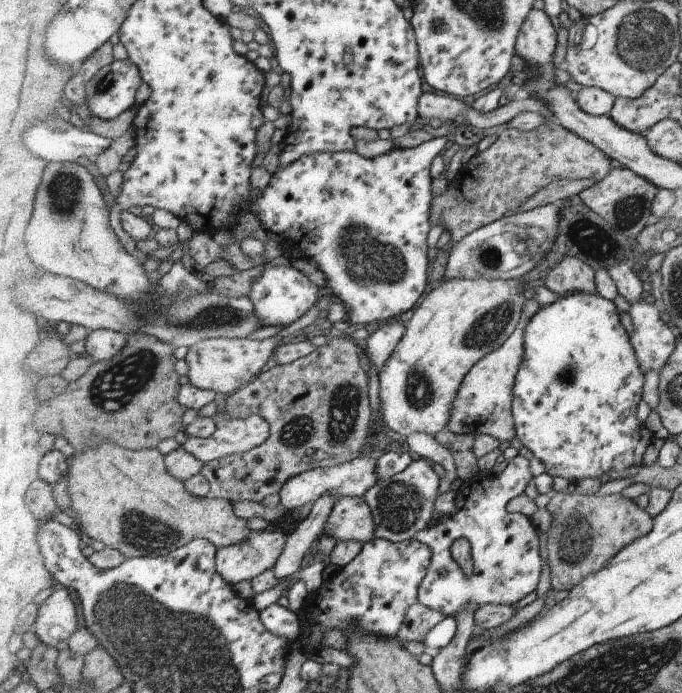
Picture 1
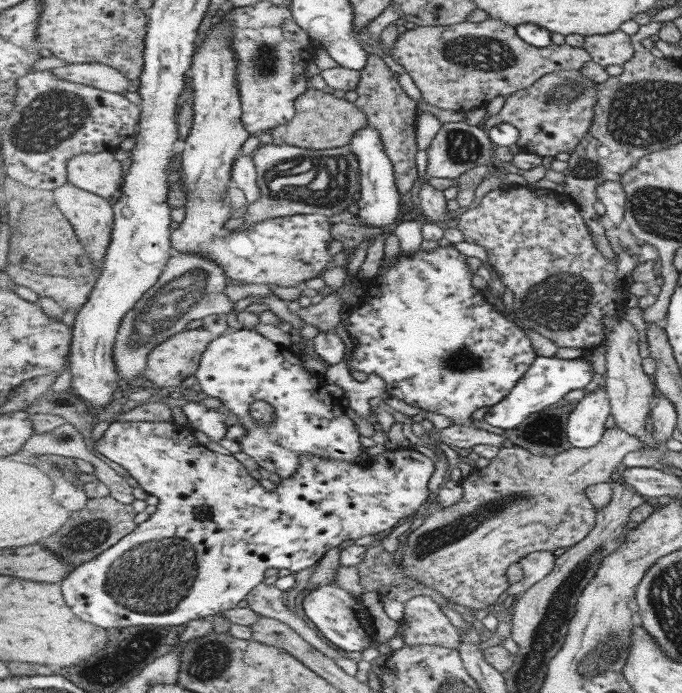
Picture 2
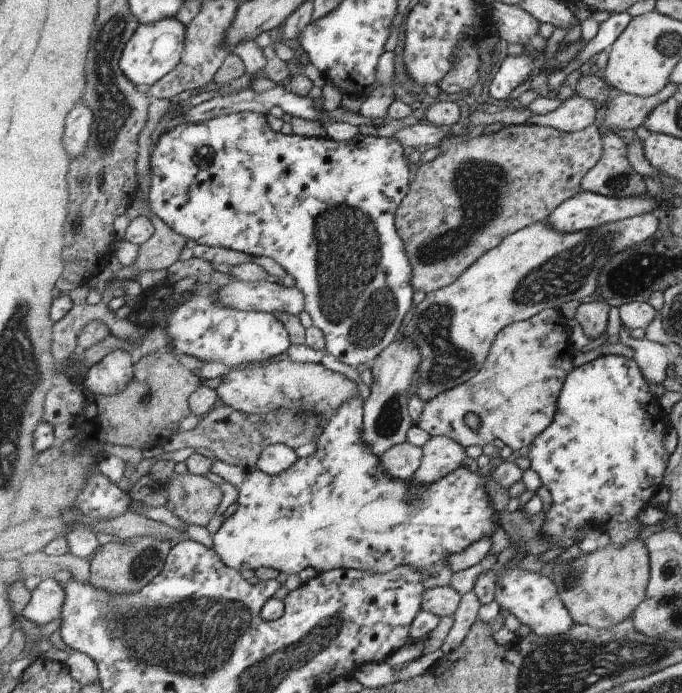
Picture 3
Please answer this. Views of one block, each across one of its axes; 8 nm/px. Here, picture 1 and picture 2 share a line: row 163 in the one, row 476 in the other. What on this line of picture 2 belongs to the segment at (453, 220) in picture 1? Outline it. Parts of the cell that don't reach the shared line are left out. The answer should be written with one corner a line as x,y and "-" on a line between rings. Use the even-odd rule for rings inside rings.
615,425
613,428
606,429
601,442
597,446
594,446
594,448
579,449
573,447
565,453
557,454
556,456
539,457
525,448
513,446
502,447
501,453
495,459
491,460
485,468
475,468
466,478
461,480
460,485
463,488
463,496
461,496
461,500
457,504
443,508
439,506
436,500
432,499
428,501
427,505
418,513
423,516
423,524
407,536
407,542
404,544
404,554
401,556
401,567
409,573
409,577
419,579
421,583
425,583
425,585
438,591
445,598
449,598
449,600
455,602
455,604
477,610
487,609
489,604
496,604
495,602
501,598
501,594
509,588
511,582
507,578
507,569
509,569
511,564
520,562
528,554
534,553
535,551
548,550
559,553
560,551
578,545
584,538
587,538
591,530
595,528
595,524
597,524
597,507
587,497
587,488
602,482
609,482
613,478
613,474
617,472
619,464
627,457
627,454
643,450
644,446
645,442
643,440
639,440
637,436
627,434
623,428

